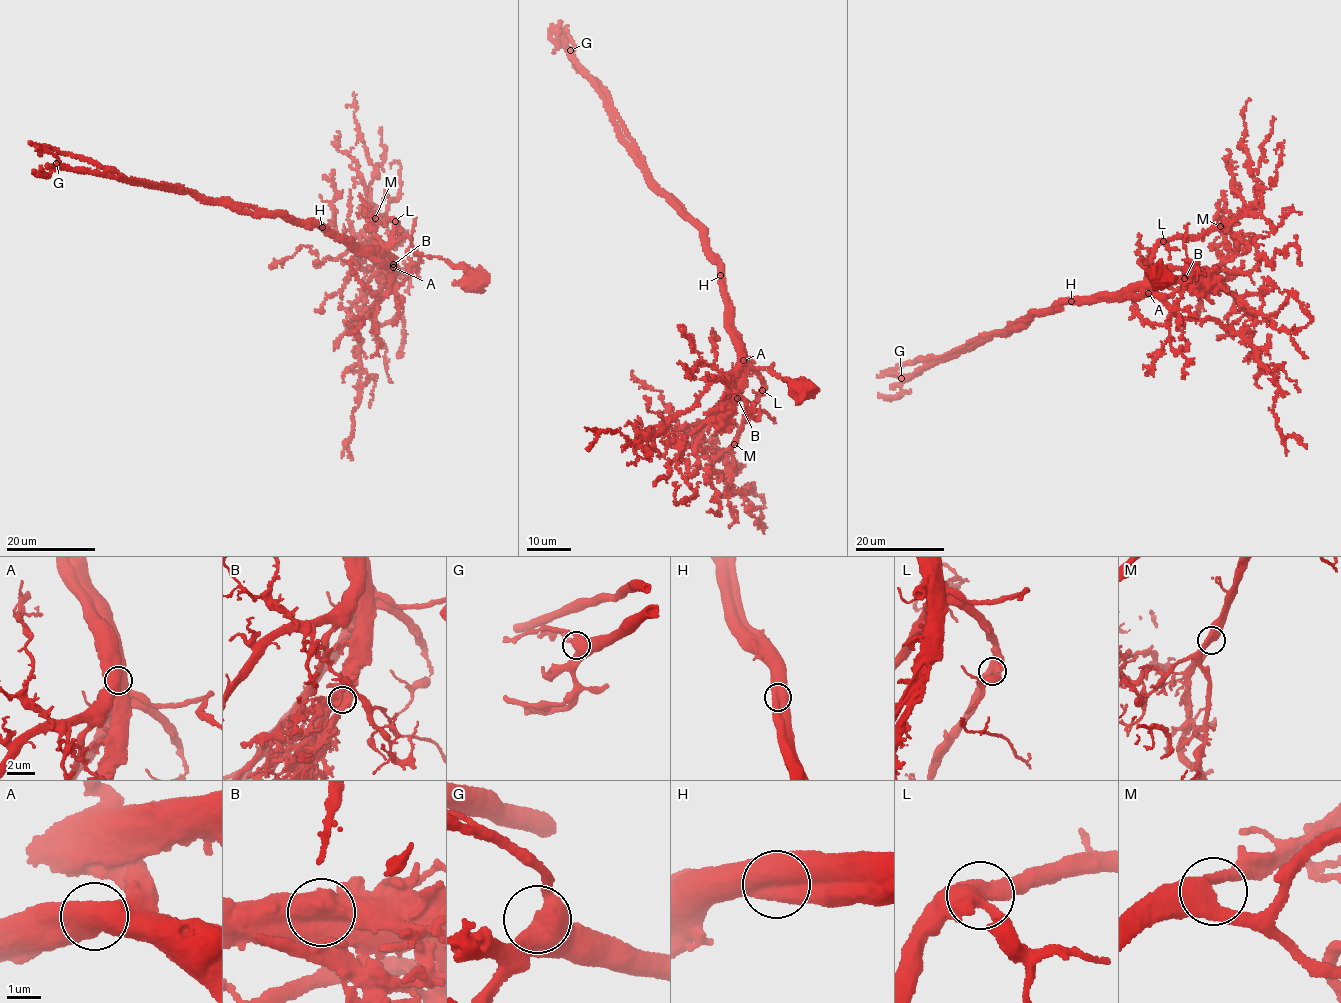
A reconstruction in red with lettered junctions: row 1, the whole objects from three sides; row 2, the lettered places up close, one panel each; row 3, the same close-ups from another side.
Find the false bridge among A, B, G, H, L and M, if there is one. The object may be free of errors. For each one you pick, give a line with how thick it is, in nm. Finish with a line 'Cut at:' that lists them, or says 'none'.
H: 800 nm thick
Cut at: H

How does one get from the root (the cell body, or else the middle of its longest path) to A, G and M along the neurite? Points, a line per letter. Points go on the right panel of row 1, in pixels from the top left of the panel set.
A: (1163, 277), (1166, 279), (1166, 272), (1158, 265), (1149, 271), (1140, 260), (1152, 280), (1153, 290), (1148, 293)
G: (1163, 277), (1140, 260), (1144, 281), (1059, 303), (901, 378)
M: (1163, 277), (1166, 272), (1158, 265), (1149, 271), (1140, 260), (1148, 268), (1161, 243), (1201, 238), (1220, 226)

